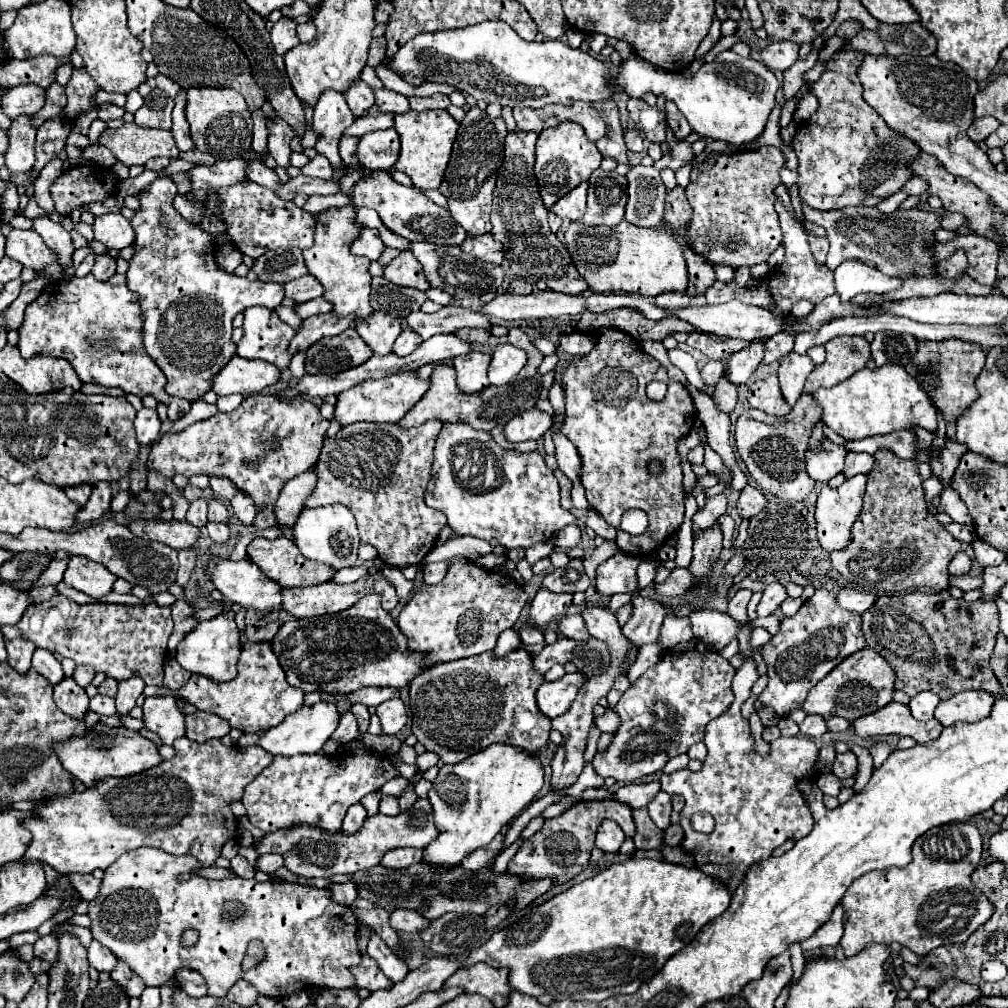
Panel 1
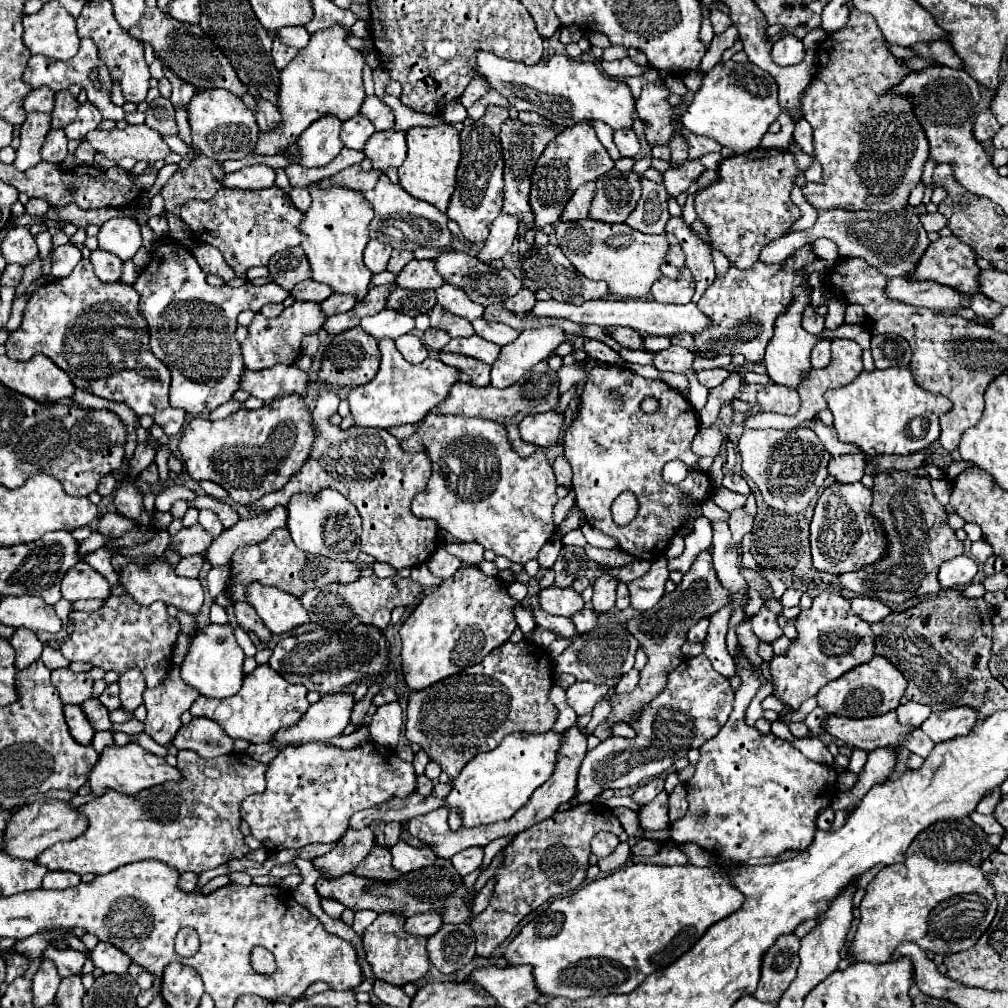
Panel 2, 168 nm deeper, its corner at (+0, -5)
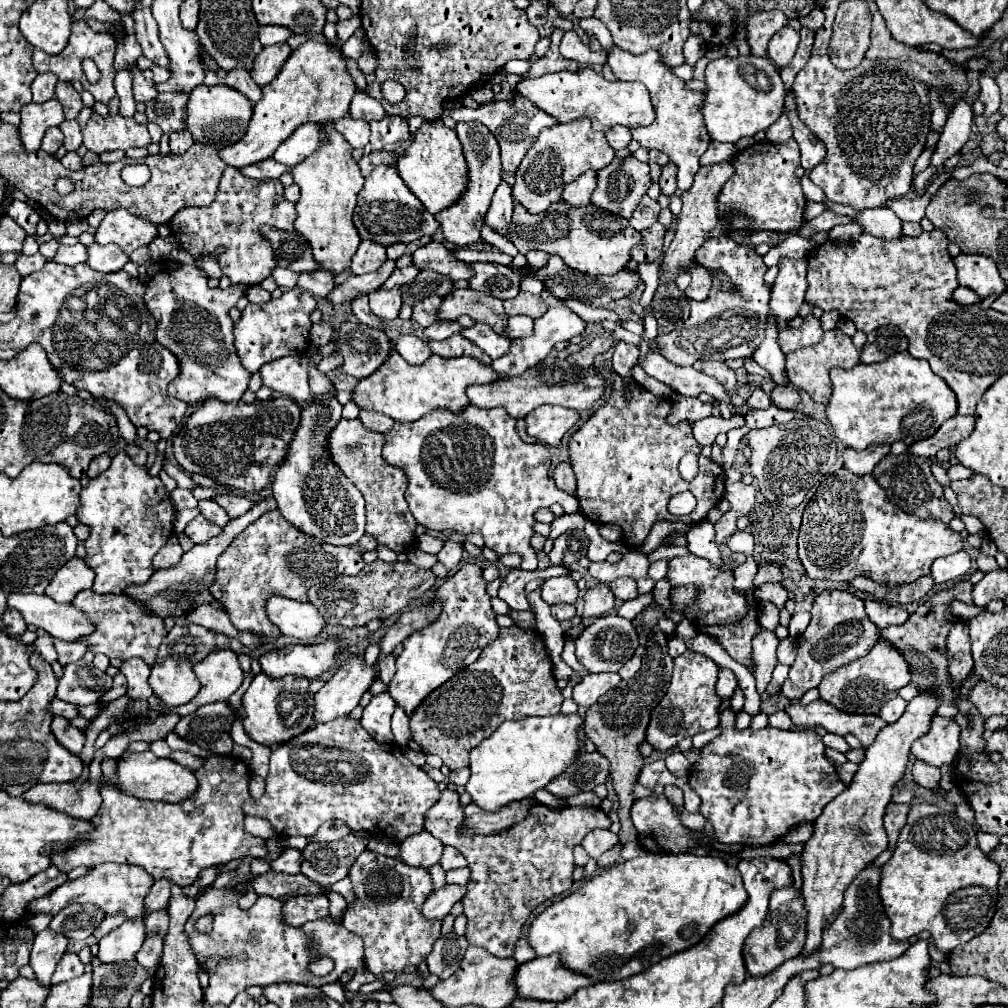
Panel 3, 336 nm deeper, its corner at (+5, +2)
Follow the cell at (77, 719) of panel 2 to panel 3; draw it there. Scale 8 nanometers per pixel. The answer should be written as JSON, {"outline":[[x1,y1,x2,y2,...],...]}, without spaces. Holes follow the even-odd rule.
{"outline":[[54,718,50,728,52,728,52,734,56,736,58,744,62,744,68,752,72,752,76,756,80,754,80,750,84,746,84,732,82,730,70,726,66,718]]}

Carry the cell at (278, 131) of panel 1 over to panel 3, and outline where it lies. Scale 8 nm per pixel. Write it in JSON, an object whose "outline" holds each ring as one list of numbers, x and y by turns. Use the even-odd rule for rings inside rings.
{"outline":[[234,68,228,72,228,76,222,80,226,86,242,92,252,104,256,104,262,96,262,88,252,80,250,72,244,70,244,68]]}

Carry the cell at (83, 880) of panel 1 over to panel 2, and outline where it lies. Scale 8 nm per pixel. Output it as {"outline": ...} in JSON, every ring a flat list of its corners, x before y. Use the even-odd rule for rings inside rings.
{"outline":[[49,871,43,879,43,887,45,889,65,889,65,887,75,887,81,883,81,877,77,877,75,873,65,873,65,871]]}

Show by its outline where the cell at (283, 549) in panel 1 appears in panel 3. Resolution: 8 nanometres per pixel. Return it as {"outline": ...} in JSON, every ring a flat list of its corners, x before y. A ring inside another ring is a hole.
{"outline":[[278,510,266,512,264,516,260,516,260,520,256,520,254,524,250,524,224,552,224,556,220,556,218,560,218,572,216,572,216,580,210,586,212,596,224,606,224,610,230,616,230,622,236,628,252,628,252,632,272,632,272,628,276,628,274,624,270,624,268,614,266,614,266,602,272,596,284,596,290,600,298,600,298,602,308,602,308,590,326,580,326,578,336,578,336,576,354,576,364,568,364,560,362,560,362,552,356,546,332,546,326,544,322,540,316,540,304,532,300,532,296,526,292,526]]}

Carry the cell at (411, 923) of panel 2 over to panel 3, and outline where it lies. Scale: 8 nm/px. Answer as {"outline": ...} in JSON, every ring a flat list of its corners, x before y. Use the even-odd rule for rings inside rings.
{"outline":[[446,884,442,886,440,890,434,890,432,896,424,902,424,916,428,918,444,918,452,906,462,900,466,894,466,888,464,886,454,886,454,884]]}

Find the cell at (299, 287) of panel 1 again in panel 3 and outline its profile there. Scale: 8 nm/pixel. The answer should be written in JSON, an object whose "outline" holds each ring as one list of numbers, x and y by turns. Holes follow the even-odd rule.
{"outline":[[326,270,304,272,298,278,298,288,310,292,312,296,328,296,334,290,334,276]]}

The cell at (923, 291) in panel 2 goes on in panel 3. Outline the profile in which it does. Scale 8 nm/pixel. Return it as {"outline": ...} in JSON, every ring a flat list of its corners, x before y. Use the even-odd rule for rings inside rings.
{"outline":[[958,286,956,292,954,292,954,300,958,304,980,304,984,298,976,296,976,292,972,292,970,288,964,288,964,286]]}

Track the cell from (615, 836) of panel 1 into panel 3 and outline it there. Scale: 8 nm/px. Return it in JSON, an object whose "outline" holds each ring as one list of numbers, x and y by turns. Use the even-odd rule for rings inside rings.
{"outline":[[592,830,582,840,582,848,588,852,590,858,598,858,600,854,614,848,616,844,618,844,618,836,610,830]]}

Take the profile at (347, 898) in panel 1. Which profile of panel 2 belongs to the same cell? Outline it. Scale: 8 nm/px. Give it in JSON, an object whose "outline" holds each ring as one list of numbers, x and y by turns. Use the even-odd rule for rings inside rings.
{"outline":[[329,897,323,899,321,907,323,907,323,911,325,911,325,913,332,919,340,919,343,911,345,911,345,905,343,905,341,901,337,901,337,899,329,899]]}

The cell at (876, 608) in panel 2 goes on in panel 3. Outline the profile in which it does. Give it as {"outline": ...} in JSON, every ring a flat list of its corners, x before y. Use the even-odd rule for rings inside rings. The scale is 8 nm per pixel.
{"outline":[[866,600,866,614,880,630,892,624,904,624,908,620,908,610,894,604,880,604,878,600]]}

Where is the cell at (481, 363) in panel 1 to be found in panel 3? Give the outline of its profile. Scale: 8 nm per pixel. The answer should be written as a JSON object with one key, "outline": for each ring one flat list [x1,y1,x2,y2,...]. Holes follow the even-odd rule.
{"outline":[[454,334,454,336,450,336,448,340,442,340,442,342,430,340,428,346,430,346,430,350,432,350,434,354,444,356,444,358,474,356,476,360,480,360,480,362,484,362,484,364,490,364,490,362,492,362,492,358,490,358,486,352,482,352,476,344,472,344,472,342,470,342,468,338,464,338,462,334]]}

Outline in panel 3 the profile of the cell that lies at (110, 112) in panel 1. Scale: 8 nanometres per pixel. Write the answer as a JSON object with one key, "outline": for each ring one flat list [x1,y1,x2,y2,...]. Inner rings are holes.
{"outline":[[76,20,72,24,72,36,70,36,70,42,68,46,56,54,56,56,50,56,42,50,34,50,34,68,42,74,42,72,54,72,62,82,72,82,72,80,80,80,84,84,84,88,88,92,92,92,94,100,98,102,104,102,108,104,112,96,116,96,116,90,114,90,114,76,116,76,116,70,114,70,114,52,116,52,116,38,110,36,110,34,98,34,94,30,88,28,88,24,84,20],[84,58,90,58,94,60,94,64,98,66,100,70,100,80,96,84,88,84,86,76,84,76,84,70,82,70,82,60]]}

